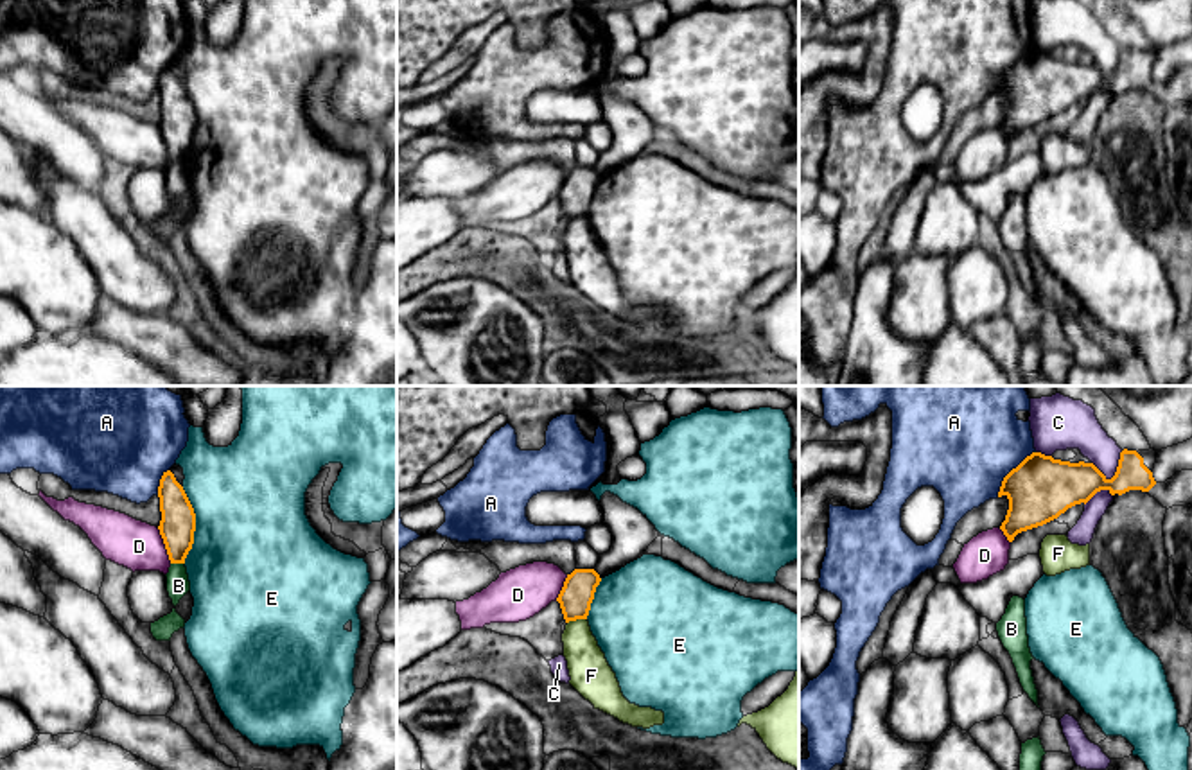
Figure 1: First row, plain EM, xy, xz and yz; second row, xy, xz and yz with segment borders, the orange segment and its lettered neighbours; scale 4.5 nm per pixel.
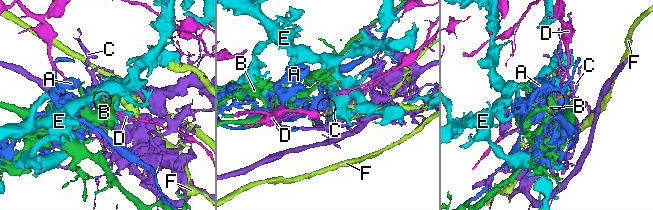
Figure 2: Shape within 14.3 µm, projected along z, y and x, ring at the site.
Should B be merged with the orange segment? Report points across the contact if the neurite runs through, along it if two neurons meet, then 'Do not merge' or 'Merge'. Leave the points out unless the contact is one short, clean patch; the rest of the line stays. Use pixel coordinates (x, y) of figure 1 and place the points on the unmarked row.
Boundary: xy (171, 160), (184, 162). Do not merge

